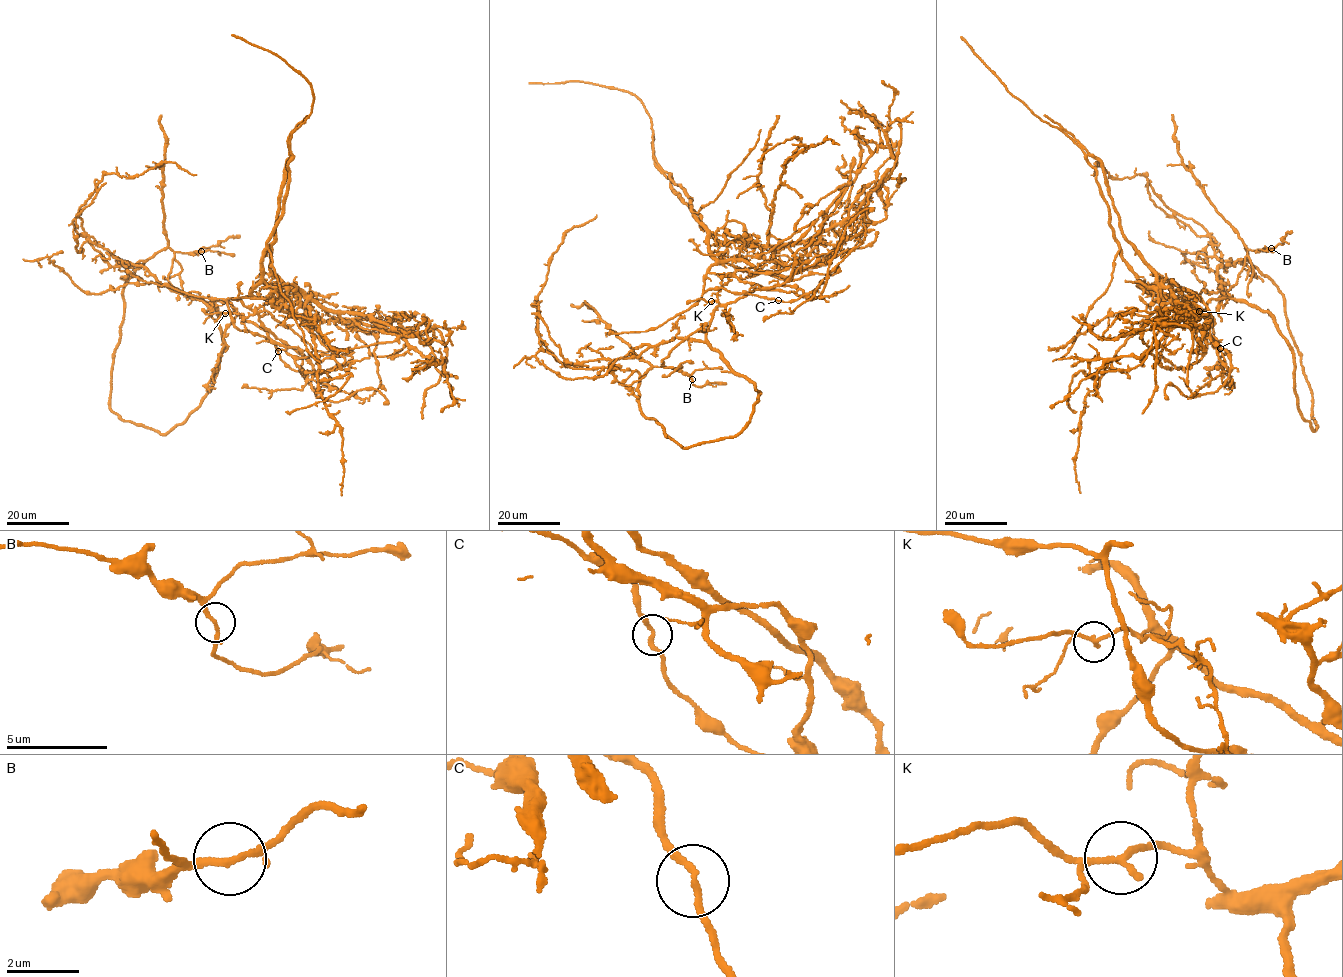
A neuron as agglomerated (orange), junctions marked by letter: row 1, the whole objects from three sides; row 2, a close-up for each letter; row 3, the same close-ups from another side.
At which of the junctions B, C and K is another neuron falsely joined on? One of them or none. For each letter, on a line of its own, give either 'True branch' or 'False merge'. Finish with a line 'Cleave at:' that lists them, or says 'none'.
B: True branch
C: False merge
K: True branch
Cleave at: C

